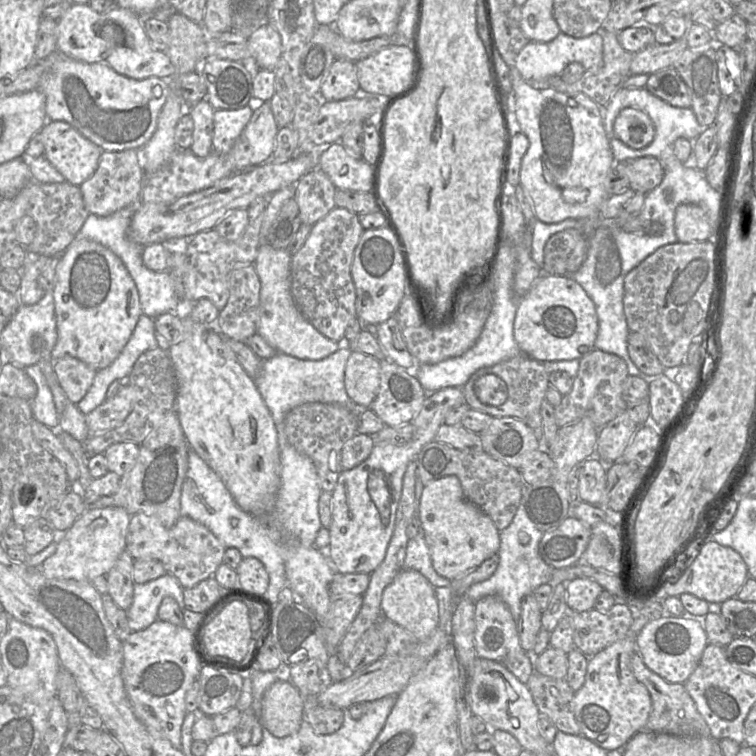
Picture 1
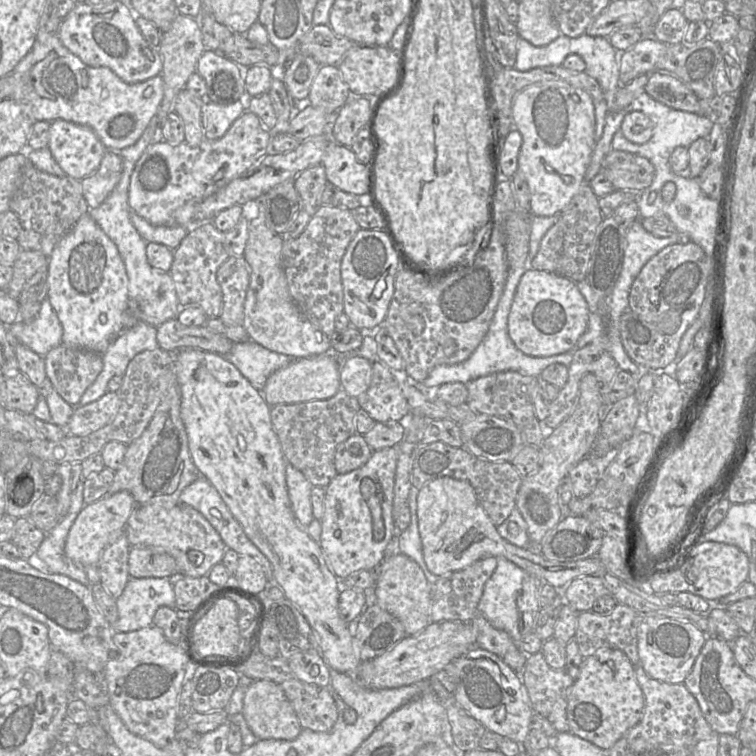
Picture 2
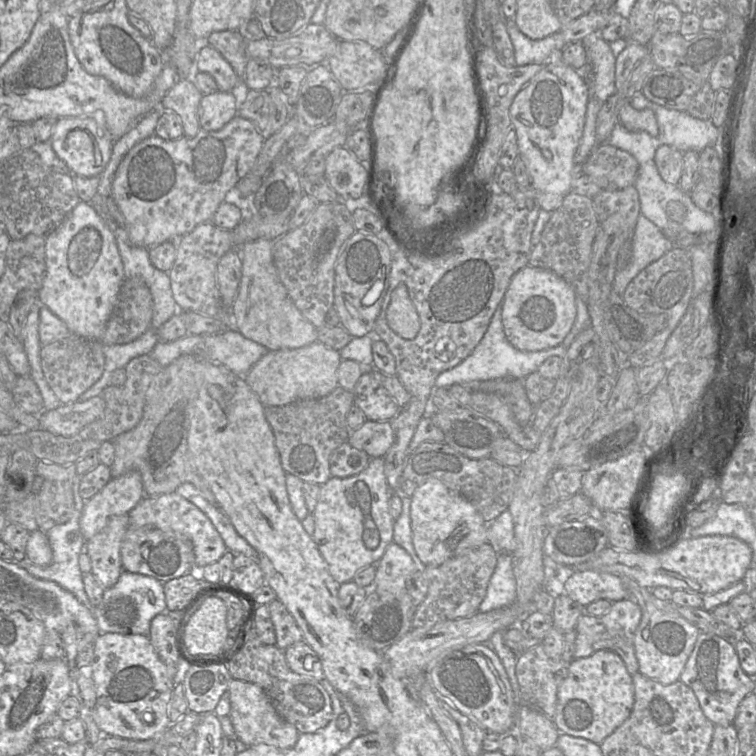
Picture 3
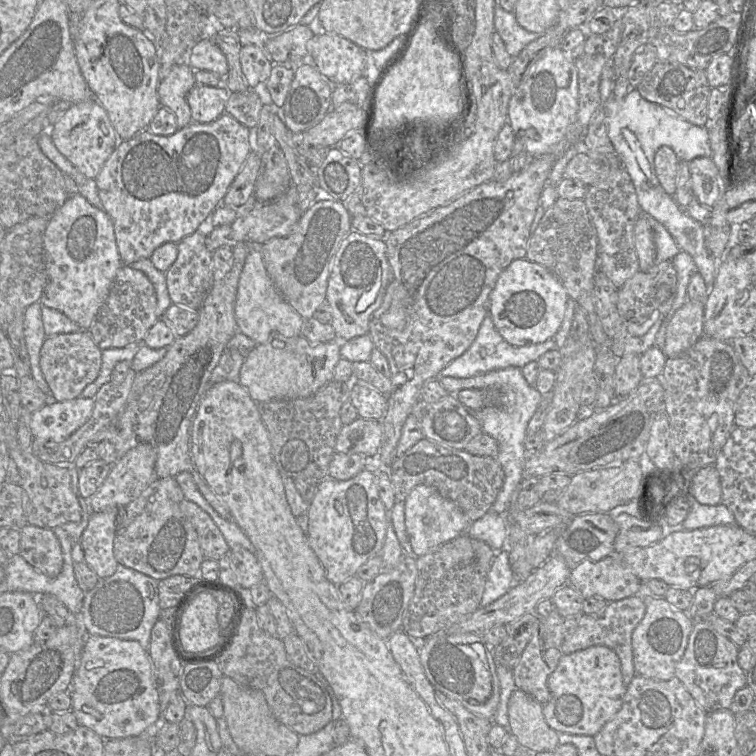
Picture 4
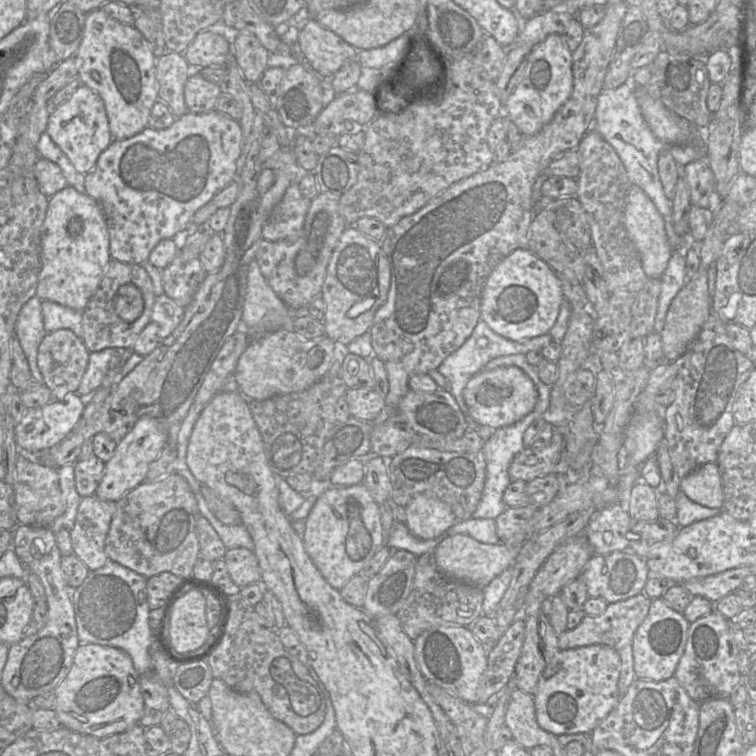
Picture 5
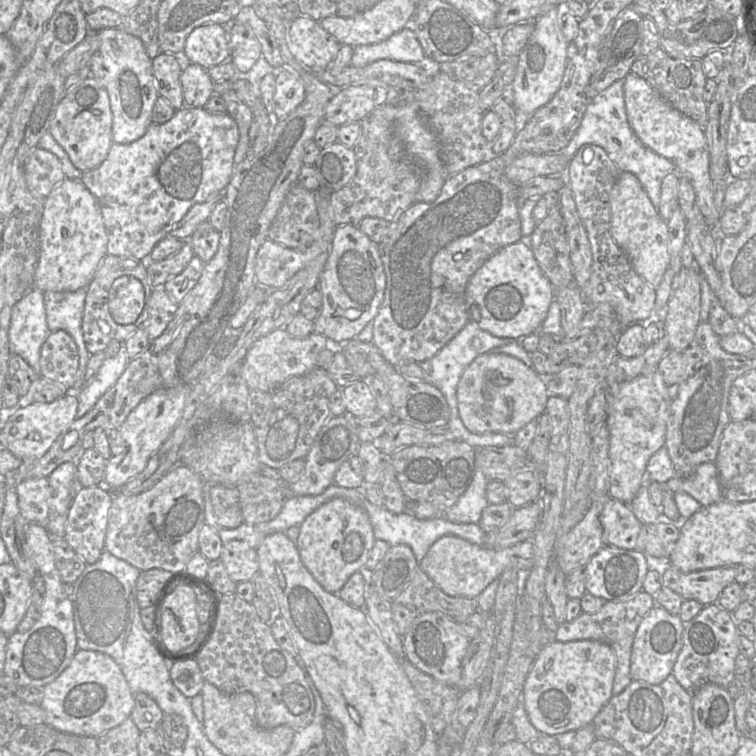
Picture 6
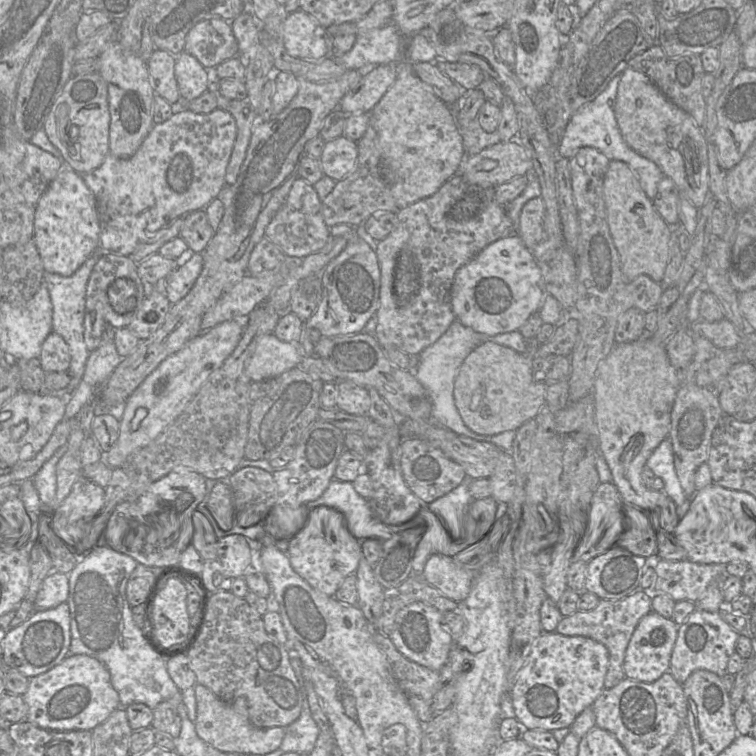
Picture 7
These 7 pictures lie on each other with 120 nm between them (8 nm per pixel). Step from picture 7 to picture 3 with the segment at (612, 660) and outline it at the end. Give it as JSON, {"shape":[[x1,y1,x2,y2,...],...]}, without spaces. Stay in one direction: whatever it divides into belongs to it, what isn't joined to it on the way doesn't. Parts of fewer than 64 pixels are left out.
{"shape":[[630,599,613,602,608,612,602,616,592,616,584,612,576,624,576,643,574,659,592,655,598,650,610,650,617,653,624,661,630,675,639,672,639,664,634,650,635,632,642,617,640,607]]}

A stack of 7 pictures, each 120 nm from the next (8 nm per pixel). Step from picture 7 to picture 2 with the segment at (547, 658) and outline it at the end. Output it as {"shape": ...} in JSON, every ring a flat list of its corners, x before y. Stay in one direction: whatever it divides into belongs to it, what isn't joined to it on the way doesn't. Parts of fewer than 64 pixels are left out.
{"shape":[[607,648,583,658,579,675,568,693,566,713,569,732,607,751,640,721,643,716,643,709,644,695,637,683,634,665,624,652,619,649]]}

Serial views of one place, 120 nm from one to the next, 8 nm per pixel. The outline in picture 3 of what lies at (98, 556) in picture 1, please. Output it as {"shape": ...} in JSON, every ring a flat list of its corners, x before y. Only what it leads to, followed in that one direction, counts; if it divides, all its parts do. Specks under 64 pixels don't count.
{"shape":[[131,470,110,481,85,501,80,517,80,532,87,541,100,532,115,515,129,512,144,497,141,474]]}

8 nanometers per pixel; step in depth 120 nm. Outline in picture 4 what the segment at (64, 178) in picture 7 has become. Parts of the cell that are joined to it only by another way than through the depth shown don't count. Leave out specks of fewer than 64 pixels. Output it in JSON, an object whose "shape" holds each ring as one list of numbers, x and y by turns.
{"shape":[[80,194,70,195,49,219,44,250,47,282,39,300,41,306,58,310,83,330,89,330,123,265,110,217]]}

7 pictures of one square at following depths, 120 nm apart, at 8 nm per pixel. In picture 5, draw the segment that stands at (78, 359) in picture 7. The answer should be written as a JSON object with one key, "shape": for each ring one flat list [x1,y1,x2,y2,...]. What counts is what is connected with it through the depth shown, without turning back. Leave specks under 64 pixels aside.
{"shape":[[49,300,41,301,41,309,44,329,47,333,58,329,69,329,83,341,82,311]]}

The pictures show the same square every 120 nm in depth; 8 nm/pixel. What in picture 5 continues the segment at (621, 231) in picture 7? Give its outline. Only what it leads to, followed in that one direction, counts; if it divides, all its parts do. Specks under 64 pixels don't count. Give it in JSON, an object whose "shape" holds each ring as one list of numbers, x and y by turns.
{"shape":[[634,184,629,188,624,223,627,234,639,254,644,273,649,279,661,279,673,254,665,231,665,220,643,189]]}

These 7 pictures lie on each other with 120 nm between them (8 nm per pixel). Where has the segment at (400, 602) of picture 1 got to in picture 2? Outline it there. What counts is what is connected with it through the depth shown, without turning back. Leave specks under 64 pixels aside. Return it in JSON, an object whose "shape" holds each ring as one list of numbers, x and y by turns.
{"shape":[[397,552,389,553,373,571,376,575,373,597,379,606,401,621,406,635,415,635,424,630,432,622,432,585,420,566,409,556]]}

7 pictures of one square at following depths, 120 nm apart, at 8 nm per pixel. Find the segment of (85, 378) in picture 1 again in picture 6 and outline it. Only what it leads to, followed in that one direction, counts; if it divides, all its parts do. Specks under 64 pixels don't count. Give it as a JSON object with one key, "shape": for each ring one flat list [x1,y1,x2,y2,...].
{"shape":[[64,330,51,332,40,350,41,375,71,389,79,367,77,346]]}

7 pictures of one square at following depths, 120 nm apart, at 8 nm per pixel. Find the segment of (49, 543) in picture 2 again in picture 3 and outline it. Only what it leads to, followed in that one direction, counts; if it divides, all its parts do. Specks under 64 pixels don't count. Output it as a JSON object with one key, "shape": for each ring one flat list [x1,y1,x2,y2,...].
{"shape":[[78,473,75,475,73,482,73,496,74,496,74,512,72,517,64,524,56,525,46,532,53,551,52,562,48,566,39,566,31,562,27,557,23,560,16,561,20,566,25,568,31,575,44,579,54,581,64,589,68,590,84,605,90,606,88,596,84,589,83,572,79,567,79,556,85,549,85,542,83,535,80,532,80,517,84,508,85,500,80,496,79,487,82,475]]}

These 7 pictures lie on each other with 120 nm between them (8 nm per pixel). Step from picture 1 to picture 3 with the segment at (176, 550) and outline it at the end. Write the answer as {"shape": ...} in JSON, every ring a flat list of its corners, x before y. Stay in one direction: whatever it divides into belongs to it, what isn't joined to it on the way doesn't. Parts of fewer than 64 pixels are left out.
{"shape":[[176,491,158,496,145,495,128,515,129,527,154,527,187,537,192,542,197,566,204,567,218,562,227,550,223,539,207,515]]}

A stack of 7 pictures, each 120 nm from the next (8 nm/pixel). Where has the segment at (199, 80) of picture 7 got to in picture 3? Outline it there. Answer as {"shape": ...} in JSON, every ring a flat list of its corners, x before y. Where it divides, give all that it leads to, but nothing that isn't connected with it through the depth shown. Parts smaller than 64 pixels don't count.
{"shape":[[215,91,202,95,199,104,200,129,218,131,222,129,237,113,237,94]]}

